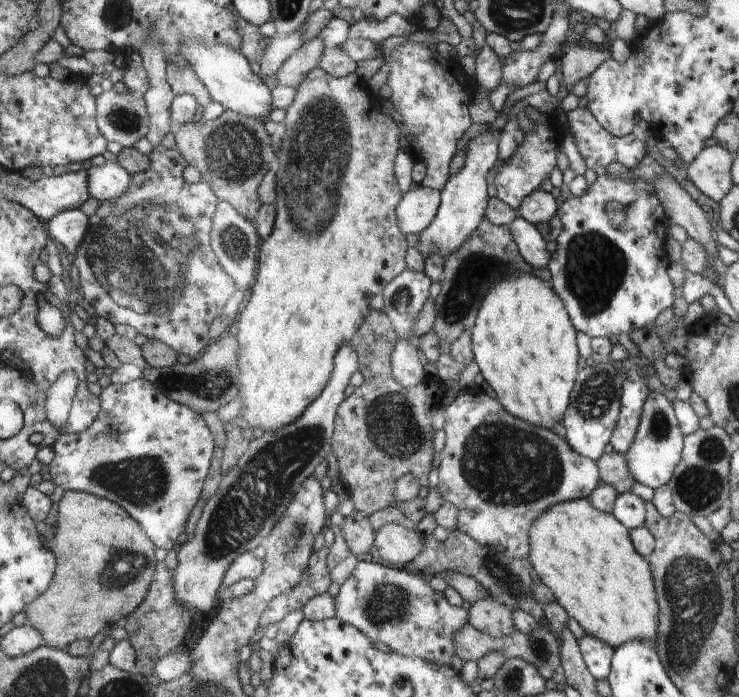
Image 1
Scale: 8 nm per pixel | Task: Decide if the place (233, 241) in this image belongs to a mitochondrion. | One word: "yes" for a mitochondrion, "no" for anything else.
yes

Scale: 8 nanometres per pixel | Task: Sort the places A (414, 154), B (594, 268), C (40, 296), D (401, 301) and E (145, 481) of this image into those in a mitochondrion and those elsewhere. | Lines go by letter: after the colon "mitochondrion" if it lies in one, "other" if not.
A: other
B: mitochondrion
C: other
D: mitochondrion
E: mitochondrion

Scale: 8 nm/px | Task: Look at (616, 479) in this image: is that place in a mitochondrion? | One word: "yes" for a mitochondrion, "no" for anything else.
no

